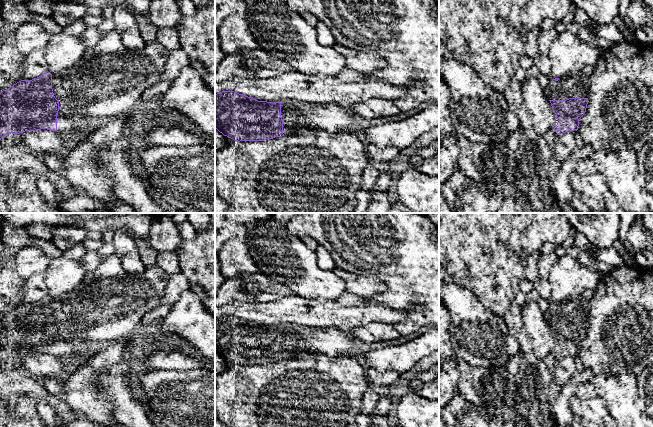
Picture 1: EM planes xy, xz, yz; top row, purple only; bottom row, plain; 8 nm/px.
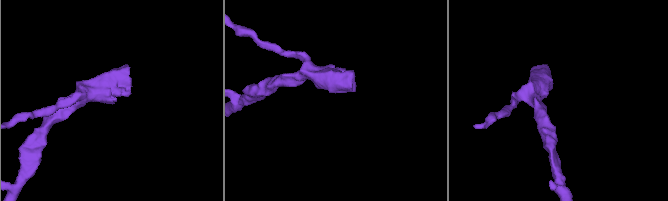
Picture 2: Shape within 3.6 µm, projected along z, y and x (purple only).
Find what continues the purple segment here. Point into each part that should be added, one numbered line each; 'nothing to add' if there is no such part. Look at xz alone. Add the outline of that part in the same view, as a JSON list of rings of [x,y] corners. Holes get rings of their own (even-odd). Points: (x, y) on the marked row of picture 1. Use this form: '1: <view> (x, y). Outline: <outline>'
1: xz (297, 117). Outline: [[[296,100],[281,101],[281,118],[283,120],[283,134],[302,133],[307,129],[319,129],[330,134],[342,132],[361,134],[362,124],[359,119],[346,108],[333,103],[307,103]]]

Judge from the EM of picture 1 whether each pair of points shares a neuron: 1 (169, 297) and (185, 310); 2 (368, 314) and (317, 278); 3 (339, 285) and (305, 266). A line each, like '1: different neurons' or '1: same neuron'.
1: different neurons
2: different neurons
3: same neuron

